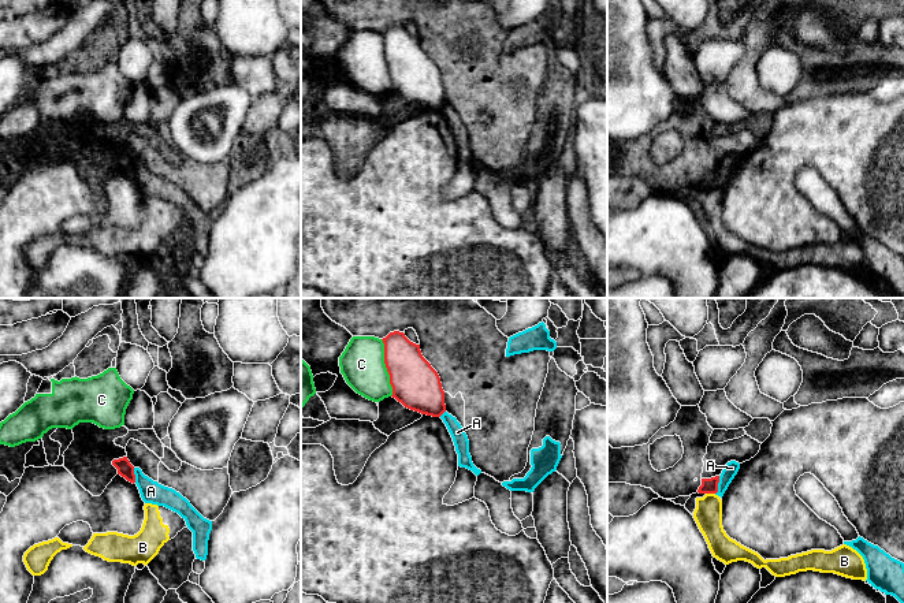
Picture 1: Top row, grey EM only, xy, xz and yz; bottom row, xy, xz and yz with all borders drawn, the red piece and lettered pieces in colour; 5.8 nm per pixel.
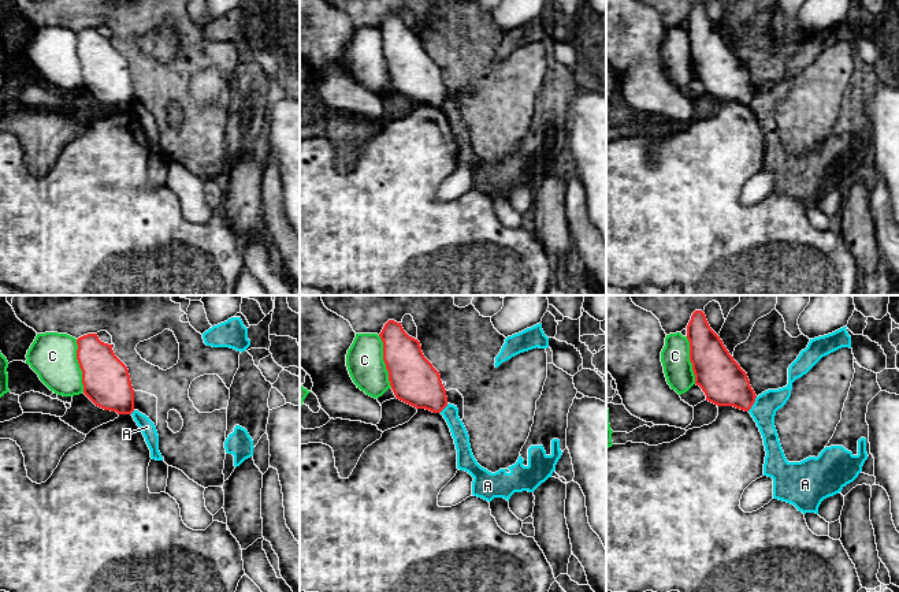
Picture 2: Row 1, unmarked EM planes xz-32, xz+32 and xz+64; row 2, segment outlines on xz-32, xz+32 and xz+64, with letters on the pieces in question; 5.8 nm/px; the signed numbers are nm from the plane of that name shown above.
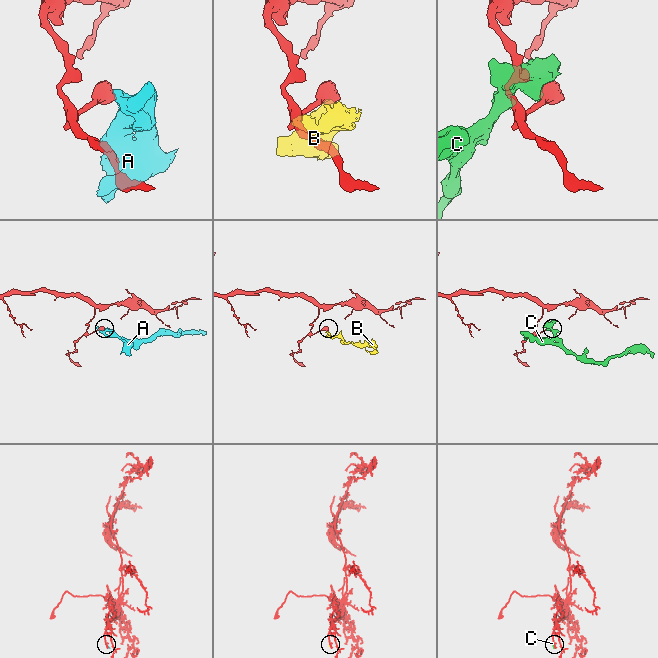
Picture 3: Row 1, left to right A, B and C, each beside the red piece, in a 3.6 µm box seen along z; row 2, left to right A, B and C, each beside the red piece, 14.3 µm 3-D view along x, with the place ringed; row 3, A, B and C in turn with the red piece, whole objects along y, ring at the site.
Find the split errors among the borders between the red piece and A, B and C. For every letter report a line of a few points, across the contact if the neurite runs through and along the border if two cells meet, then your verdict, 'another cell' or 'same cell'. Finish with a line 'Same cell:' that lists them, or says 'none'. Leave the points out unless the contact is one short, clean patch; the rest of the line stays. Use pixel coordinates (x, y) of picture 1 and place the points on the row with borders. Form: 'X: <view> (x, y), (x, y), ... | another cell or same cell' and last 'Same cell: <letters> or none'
A: yz (720, 476), (715, 494) | another cell
B: yz (706, 492), (714, 494) | another cell
C: xz (380, 339), (391, 395) | another cell
Same cell: none

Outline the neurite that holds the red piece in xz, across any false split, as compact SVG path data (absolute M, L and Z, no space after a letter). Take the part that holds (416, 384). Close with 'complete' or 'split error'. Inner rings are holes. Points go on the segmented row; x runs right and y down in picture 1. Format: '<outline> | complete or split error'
M394 331L382 339L393 398L421 414L440 417L446 412L440 377L423 357L420 345Z | complete

